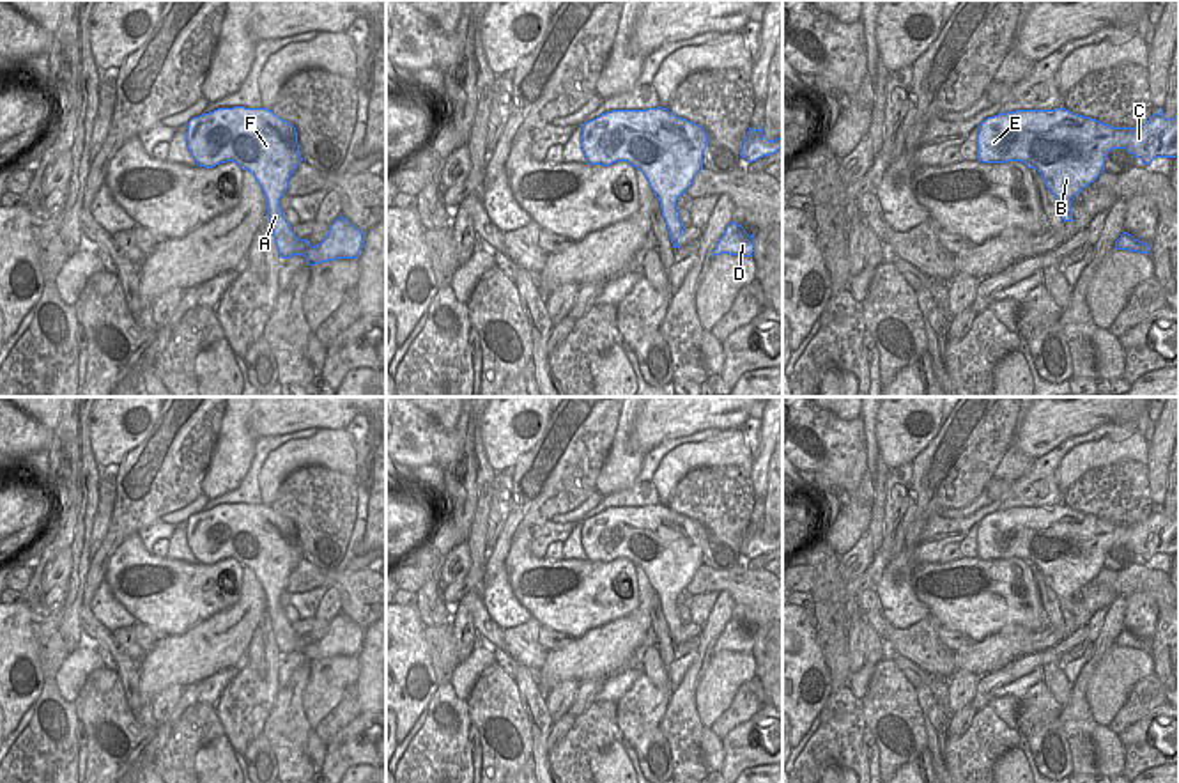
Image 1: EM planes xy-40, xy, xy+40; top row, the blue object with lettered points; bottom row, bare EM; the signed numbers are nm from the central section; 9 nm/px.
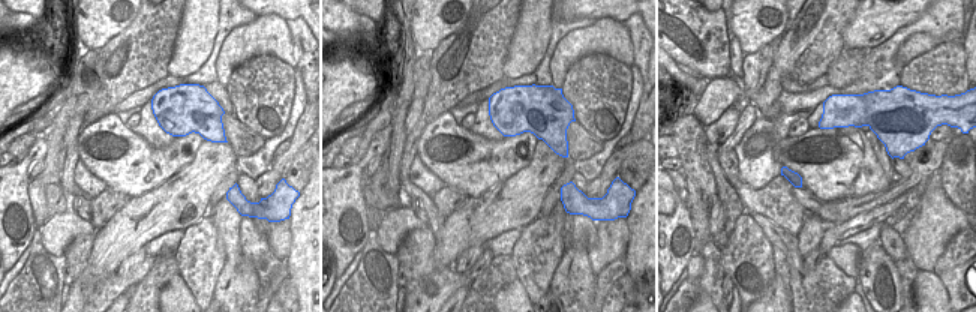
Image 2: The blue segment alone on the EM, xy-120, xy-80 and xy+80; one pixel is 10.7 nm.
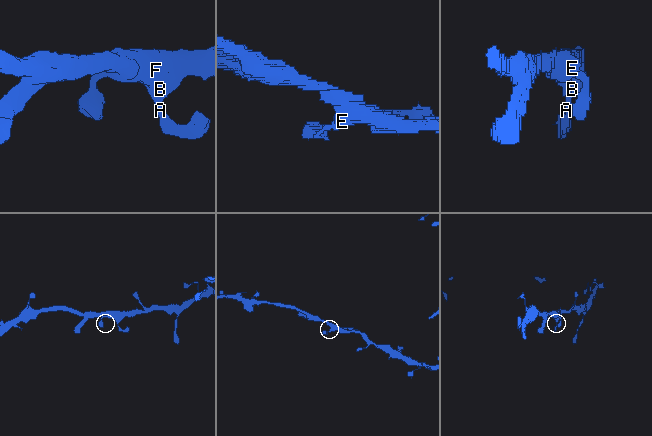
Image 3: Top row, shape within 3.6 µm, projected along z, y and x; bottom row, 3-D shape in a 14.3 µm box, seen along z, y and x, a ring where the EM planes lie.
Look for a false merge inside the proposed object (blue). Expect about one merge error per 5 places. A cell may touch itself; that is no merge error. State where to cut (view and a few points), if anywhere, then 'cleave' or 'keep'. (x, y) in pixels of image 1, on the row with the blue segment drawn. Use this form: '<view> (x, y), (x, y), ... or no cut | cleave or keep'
no cut | keep

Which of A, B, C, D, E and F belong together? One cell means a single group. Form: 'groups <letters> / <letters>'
groups A B C D E F

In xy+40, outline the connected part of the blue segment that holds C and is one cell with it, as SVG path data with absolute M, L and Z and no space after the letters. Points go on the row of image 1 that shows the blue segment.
M1066 108L1057 110L1016 110L988 117L979 126L977 159L982 163L1021 161L1036 168L1046 188L1055 195L1062 220L1073 221L1071 202L1094 182L1105 170L1105 159L1110 151L1126 149L1144 165L1154 158L1179 156L1179 115L1167 119L1163 108L1152 113L1149 120L1137 128L1112 128L1096 119L1073 113Z

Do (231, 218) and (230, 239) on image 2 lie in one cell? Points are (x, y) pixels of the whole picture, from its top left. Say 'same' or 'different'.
same

